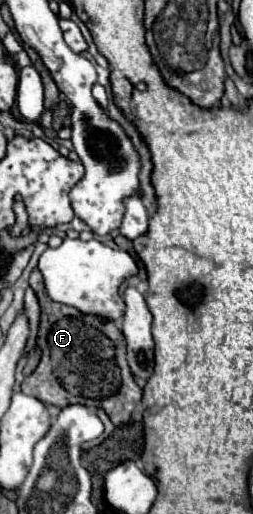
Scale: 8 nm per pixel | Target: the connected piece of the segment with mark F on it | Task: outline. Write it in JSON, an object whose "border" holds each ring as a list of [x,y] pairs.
{"border":[[[38,269],[30,273],[30,287],[36,291],[42,305],[42,319],[36,339],[38,347],[42,349],[42,357],[36,371],[22,381],[22,391],[40,399],[46,405],[68,407],[80,403],[104,409],[114,425],[126,425],[134,407],[142,399],[142,389],[136,385],[132,371],[128,369],[126,341],[116,323],[50,301]]]}

